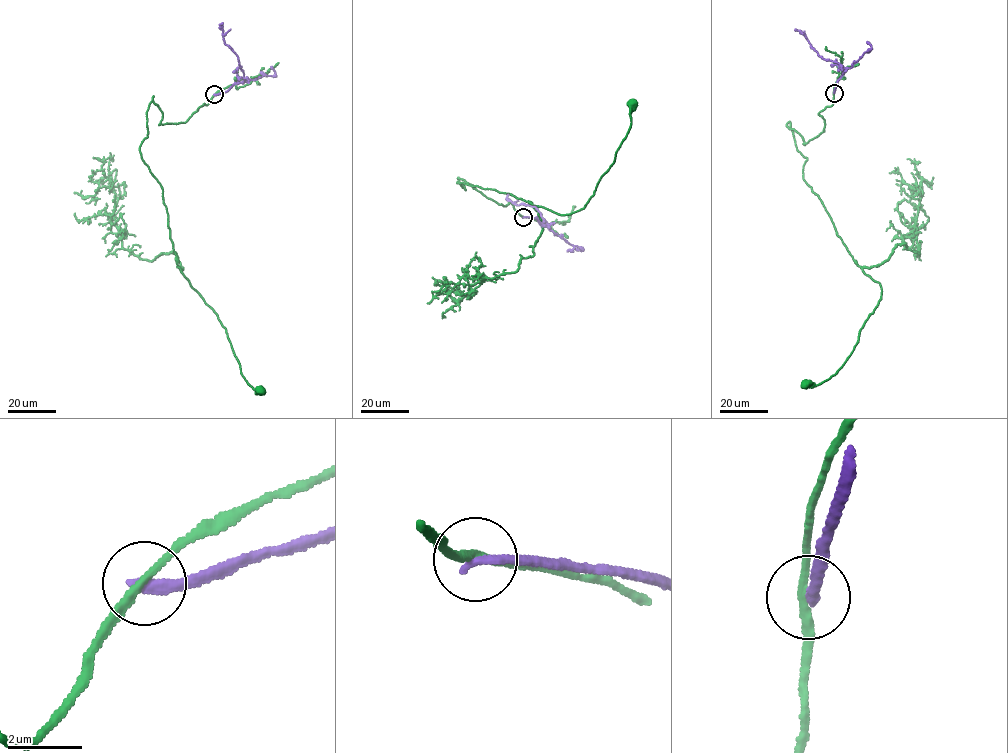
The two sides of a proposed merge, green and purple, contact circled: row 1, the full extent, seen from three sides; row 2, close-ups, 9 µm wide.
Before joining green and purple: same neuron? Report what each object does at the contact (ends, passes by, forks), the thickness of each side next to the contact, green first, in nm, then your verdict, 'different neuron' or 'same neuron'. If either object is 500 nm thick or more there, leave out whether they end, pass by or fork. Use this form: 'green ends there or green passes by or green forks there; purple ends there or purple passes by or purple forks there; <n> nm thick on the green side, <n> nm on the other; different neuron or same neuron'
green passes by; purple ends there; 200 nm thick on the green side, 280 nm on the other; different neuron

